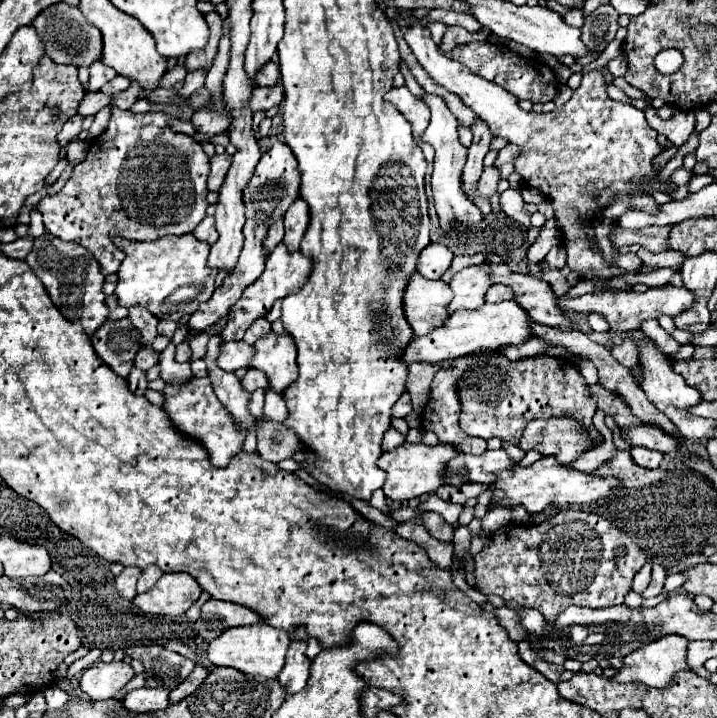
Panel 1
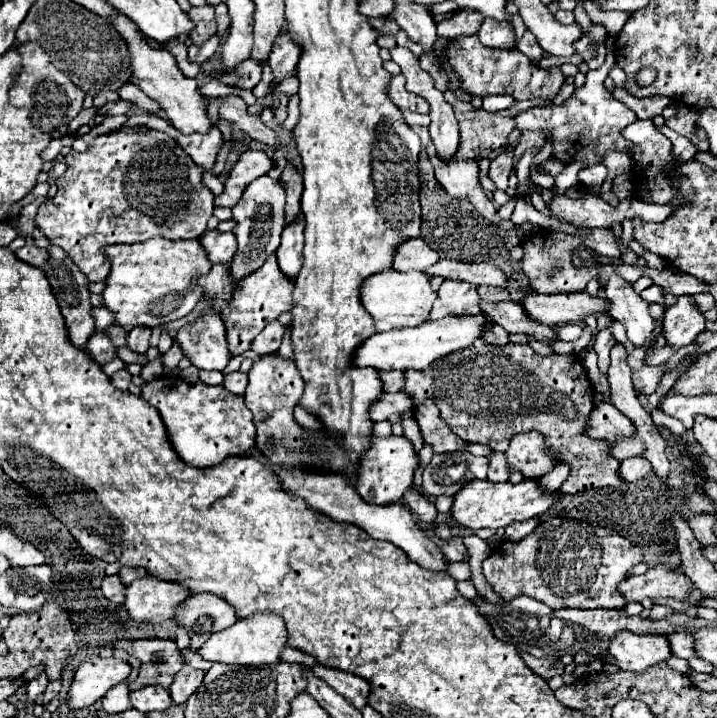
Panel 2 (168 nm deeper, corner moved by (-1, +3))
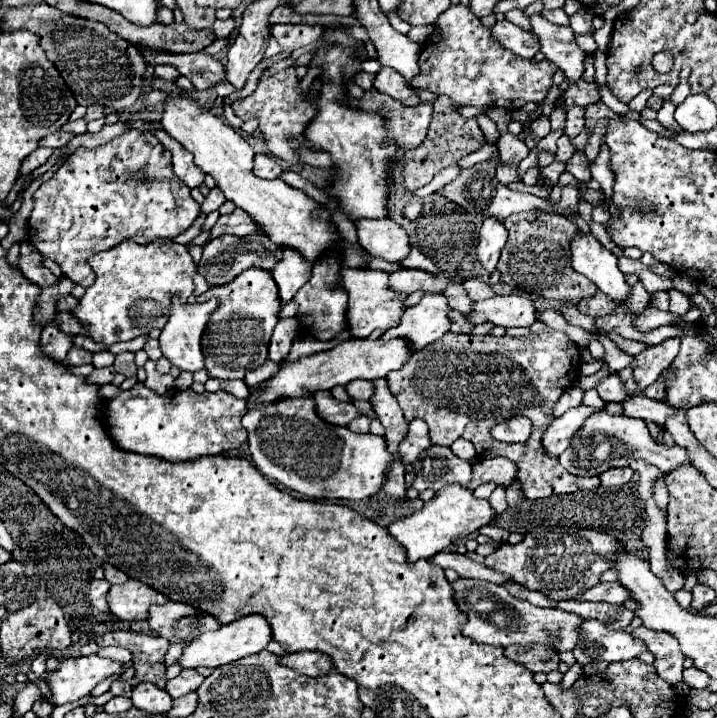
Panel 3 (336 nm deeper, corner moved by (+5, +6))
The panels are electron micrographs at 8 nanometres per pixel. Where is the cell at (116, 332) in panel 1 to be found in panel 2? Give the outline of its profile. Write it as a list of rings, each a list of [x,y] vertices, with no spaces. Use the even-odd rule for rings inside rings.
[[[96,331],[88,339],[84,349],[90,355],[90,359],[94,359],[98,365],[104,365],[104,363],[108,363],[108,361],[112,361],[116,357],[116,347],[110,343],[110,339],[102,331]]]

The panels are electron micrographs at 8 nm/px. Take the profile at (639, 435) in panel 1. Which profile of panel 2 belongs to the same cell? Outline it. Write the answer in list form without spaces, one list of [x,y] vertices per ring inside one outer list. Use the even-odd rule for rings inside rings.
[[[602,403],[596,405],[590,413],[590,419],[586,423],[586,435],[594,439],[614,441],[616,437],[634,435],[634,425],[616,407],[610,407],[610,403]]]

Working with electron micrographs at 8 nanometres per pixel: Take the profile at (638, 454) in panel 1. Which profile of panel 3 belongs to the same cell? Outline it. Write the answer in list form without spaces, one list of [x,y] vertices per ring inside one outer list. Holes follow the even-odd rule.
[[[624,466],[624,468],[612,468],[612,470],[606,470],[604,474],[600,474],[600,480],[602,480],[602,486],[604,488],[614,488],[614,486],[622,486],[626,484],[628,480],[632,480],[636,472],[630,468],[630,466]]]

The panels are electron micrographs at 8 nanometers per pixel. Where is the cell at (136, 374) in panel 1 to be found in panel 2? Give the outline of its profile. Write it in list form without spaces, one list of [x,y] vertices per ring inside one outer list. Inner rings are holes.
[[[120,369],[120,371],[116,371],[116,373],[110,377],[110,381],[112,381],[112,385],[114,385],[116,389],[128,389],[128,385],[130,385],[130,373],[128,373],[126,369]]]

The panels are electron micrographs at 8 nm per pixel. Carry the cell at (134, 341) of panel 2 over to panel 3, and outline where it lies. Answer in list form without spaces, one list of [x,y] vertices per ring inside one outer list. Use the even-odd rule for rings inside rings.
[[[122,352],[122,354],[118,354],[118,356],[116,356],[116,360],[114,360],[114,368],[116,368],[116,372],[124,374],[126,378],[134,376],[134,374],[136,374],[134,354],[132,354],[132,352]]]

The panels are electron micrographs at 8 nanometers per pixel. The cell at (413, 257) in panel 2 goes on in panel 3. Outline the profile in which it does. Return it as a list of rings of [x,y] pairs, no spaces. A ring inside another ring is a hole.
[[[360,220],[358,240],[366,252],[390,264],[400,264],[410,254],[410,238],[394,220]]]

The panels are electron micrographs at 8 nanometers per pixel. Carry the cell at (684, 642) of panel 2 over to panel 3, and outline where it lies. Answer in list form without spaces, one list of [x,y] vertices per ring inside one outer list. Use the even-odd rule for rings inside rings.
[[[646,626],[634,628],[630,634],[644,640],[648,650],[656,656],[654,668],[660,678],[666,678],[666,682],[672,686],[683,682],[684,654],[680,652],[680,644],[672,634],[650,630]]]

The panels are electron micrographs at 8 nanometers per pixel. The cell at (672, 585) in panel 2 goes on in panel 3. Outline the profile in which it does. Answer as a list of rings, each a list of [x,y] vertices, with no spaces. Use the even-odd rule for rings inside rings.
[[[600,582],[596,584],[596,588],[590,588],[590,592],[586,592],[584,596],[578,596],[576,600],[592,600],[592,602],[612,602],[612,604],[624,604],[628,600],[632,600],[632,592],[618,584],[618,582]]]

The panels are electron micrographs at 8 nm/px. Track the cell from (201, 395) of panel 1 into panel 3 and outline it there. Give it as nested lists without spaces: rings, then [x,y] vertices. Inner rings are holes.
[[[140,382],[134,388],[106,400],[108,432],[116,444],[128,452],[152,454],[168,462],[188,462],[198,460],[200,456],[224,454],[240,448],[248,438],[246,428],[240,424],[244,412],[246,400],[240,400],[224,390],[196,394],[188,388],[168,390],[158,396]]]

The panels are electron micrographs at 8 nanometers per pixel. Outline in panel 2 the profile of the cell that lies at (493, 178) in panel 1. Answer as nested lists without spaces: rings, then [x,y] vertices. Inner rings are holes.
[[[504,151],[502,155],[498,155],[492,163],[490,163],[490,179],[494,181],[494,185],[498,189],[506,189],[508,187],[508,175],[514,169],[514,153],[512,151]]]

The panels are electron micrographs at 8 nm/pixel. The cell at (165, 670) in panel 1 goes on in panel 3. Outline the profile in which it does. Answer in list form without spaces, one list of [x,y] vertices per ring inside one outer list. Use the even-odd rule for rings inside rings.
[[[108,632],[98,640],[98,646],[124,646],[132,652],[132,662],[134,662],[134,678],[132,680],[116,680],[110,686],[110,692],[114,696],[126,696],[130,698],[130,688],[140,684],[140,682],[152,682],[160,688],[166,686],[166,664],[164,656],[168,652],[168,640],[166,638],[156,638],[156,636],[146,636],[146,634],[136,634],[136,632]]]

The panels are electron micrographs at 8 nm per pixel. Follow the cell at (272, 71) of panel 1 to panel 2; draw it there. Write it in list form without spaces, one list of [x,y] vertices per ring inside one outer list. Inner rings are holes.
[[[246,59],[246,63],[240,63],[240,67],[238,67],[238,71],[234,71],[234,75],[230,75],[228,71],[220,71],[220,73],[212,73],[212,75],[218,77],[218,81],[222,81],[224,85],[236,85],[240,89],[254,89],[262,75],[262,63],[258,63],[254,59]]]

